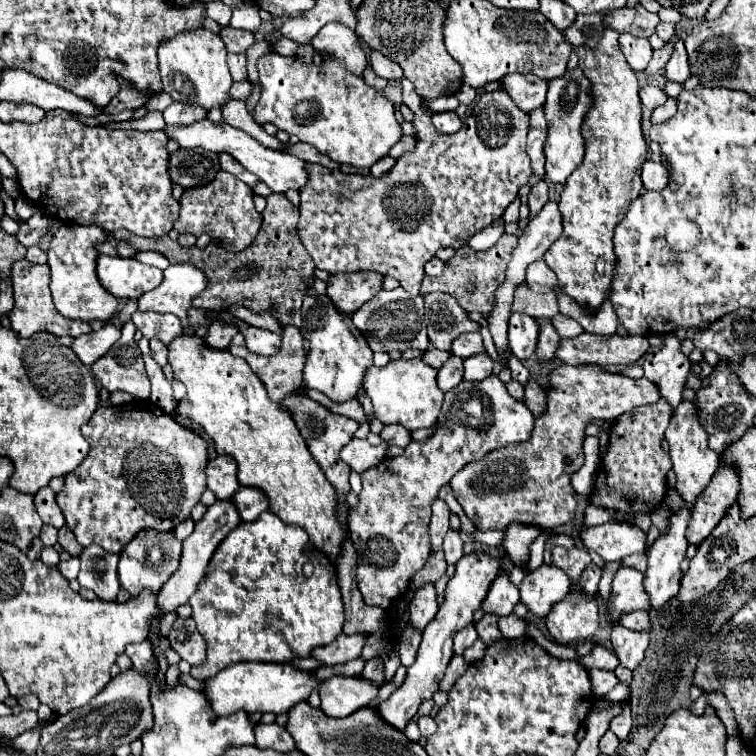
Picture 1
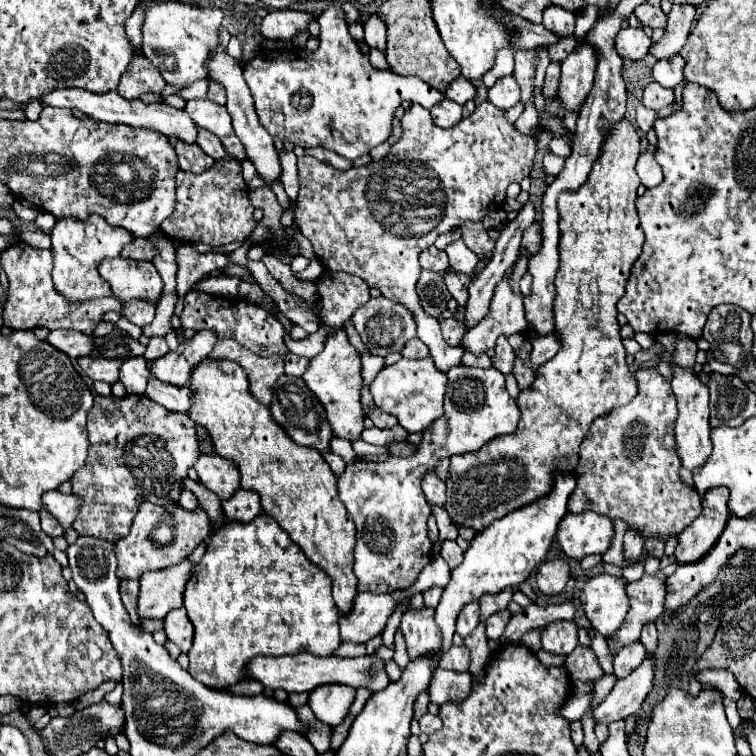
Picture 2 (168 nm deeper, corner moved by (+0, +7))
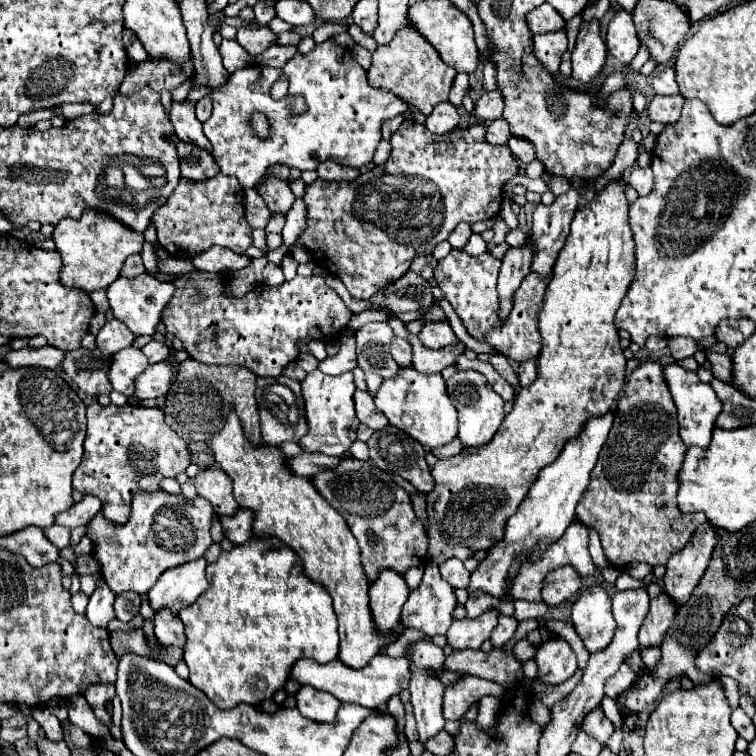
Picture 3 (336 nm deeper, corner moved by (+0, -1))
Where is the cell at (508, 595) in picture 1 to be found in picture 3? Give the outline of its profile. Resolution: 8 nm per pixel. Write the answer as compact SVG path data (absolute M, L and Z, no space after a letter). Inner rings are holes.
M485 612L479 618L471 620L471 618L463 618L463 620L453 620L451 628L447 630L447 642L453 650L465 650L465 648L473 648L477 650L493 632L495 624L497 624L499 614L493 612Z

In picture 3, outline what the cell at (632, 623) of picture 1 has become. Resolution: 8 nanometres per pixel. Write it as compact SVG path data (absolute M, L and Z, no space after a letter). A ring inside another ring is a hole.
M645 648L641 650L641 656L643 656L643 662L649 666L649 668L655 668L655 664L659 664L659 656L661 656L661 648Z

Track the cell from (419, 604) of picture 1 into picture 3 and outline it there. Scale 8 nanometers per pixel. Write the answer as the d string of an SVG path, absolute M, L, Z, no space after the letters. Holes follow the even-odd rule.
M421 640L415 642L411 646L411 654L407 656L411 660L411 670L413 670L413 680L411 680L411 704L413 704L413 714L417 720L417 732L419 732L419 742L425 744L431 736L435 736L439 730L443 730L445 726L445 718L441 714L441 704L443 704L443 684L435 678L435 672L443 670L443 650L439 646L435 646L429 640Z

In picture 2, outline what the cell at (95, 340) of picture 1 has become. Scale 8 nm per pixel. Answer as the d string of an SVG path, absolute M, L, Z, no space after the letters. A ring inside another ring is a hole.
M53 330L47 336L49 344L53 344L57 350L69 354L71 358L87 356L87 352L91 352L91 348L95 348L93 340L95 340L93 336L87 336L83 332L71 332L71 330Z

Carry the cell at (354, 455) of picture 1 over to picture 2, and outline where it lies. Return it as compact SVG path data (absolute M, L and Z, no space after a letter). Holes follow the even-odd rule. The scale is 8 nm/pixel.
M345 326L329 332L323 352L319 352L319 356L309 360L309 366L305 370L305 384L323 402L329 424L331 424L335 436L339 436L339 438L345 438L345 440L361 438L361 432L363 432L363 410L361 410L361 402L359 402L361 382L363 382L361 380L361 354L349 342Z

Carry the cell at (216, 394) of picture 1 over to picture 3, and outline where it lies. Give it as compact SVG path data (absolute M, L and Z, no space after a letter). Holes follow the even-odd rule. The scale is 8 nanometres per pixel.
M235 412L229 414L225 426L211 438L211 450L217 458L217 464L223 468L223 472L233 480L233 496L239 504L239 508L251 510L253 512L253 536L255 538L279 538L281 542L285 542L303 562L303 572L309 580L325 586L325 590L329 592L329 596L333 598L333 608L339 620L339 636L341 636L341 648L339 648L339 660L349 666L349 668L363 668L369 664L369 660L383 652L389 644L393 644L397 640L395 630L391 632L383 632L383 636L379 636L379 632L375 632L375 622L371 620L371 608L369 608L369 580L363 572L361 566L361 556L359 556L359 546L355 536L351 534L351 530L347 528L345 520L339 516L339 512L335 512L325 500L323 496L319 496L319 492L315 490L315 486L311 484L309 478L299 478L293 476L285 464L285 454L279 452L273 446L251 446L247 442L247 438L243 436L243 428L241 422L237 418Z

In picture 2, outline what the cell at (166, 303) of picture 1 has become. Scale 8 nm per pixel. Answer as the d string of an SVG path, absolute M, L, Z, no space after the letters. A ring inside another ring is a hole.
M129 300L123 306L125 306L123 316L129 318L137 326L149 324L153 320L153 314L155 314L155 308L157 308L157 304L147 304L143 300Z

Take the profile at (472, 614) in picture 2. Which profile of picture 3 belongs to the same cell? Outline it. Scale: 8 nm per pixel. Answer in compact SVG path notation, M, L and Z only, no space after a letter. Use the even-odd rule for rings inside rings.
M485 592L469 596L465 608L467 608L467 618L477 618L487 610L495 610L497 614L513 614L513 602L501 602L499 598L487 596Z

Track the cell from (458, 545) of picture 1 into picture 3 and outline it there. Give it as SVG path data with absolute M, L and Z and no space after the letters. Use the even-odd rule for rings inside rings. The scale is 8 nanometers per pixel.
M447 560L443 566L439 566L439 572L441 572L441 578L445 582L449 582L453 588L463 588L467 590L467 584L469 584L469 570L463 566L461 560Z

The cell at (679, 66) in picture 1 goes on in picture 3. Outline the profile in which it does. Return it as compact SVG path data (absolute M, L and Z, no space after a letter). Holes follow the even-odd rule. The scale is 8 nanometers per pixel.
M667 66L663 70L657 70L653 74L651 88L653 88L655 94L663 94L663 96L677 94L679 88L677 88L677 82L675 82L675 68L673 66Z

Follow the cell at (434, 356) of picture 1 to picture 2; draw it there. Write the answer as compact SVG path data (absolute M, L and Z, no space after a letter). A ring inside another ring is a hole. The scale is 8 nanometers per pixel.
M413 338L405 344L403 352L401 352L405 358L427 358L429 356L429 348L419 340L419 338Z

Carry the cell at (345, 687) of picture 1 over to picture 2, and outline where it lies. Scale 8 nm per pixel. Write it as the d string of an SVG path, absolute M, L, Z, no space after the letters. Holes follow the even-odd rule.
M327 684L311 690L309 694L309 706L313 714L329 724L329 726L339 726L345 716L349 714L349 708L355 700L355 688L347 688L345 684Z

